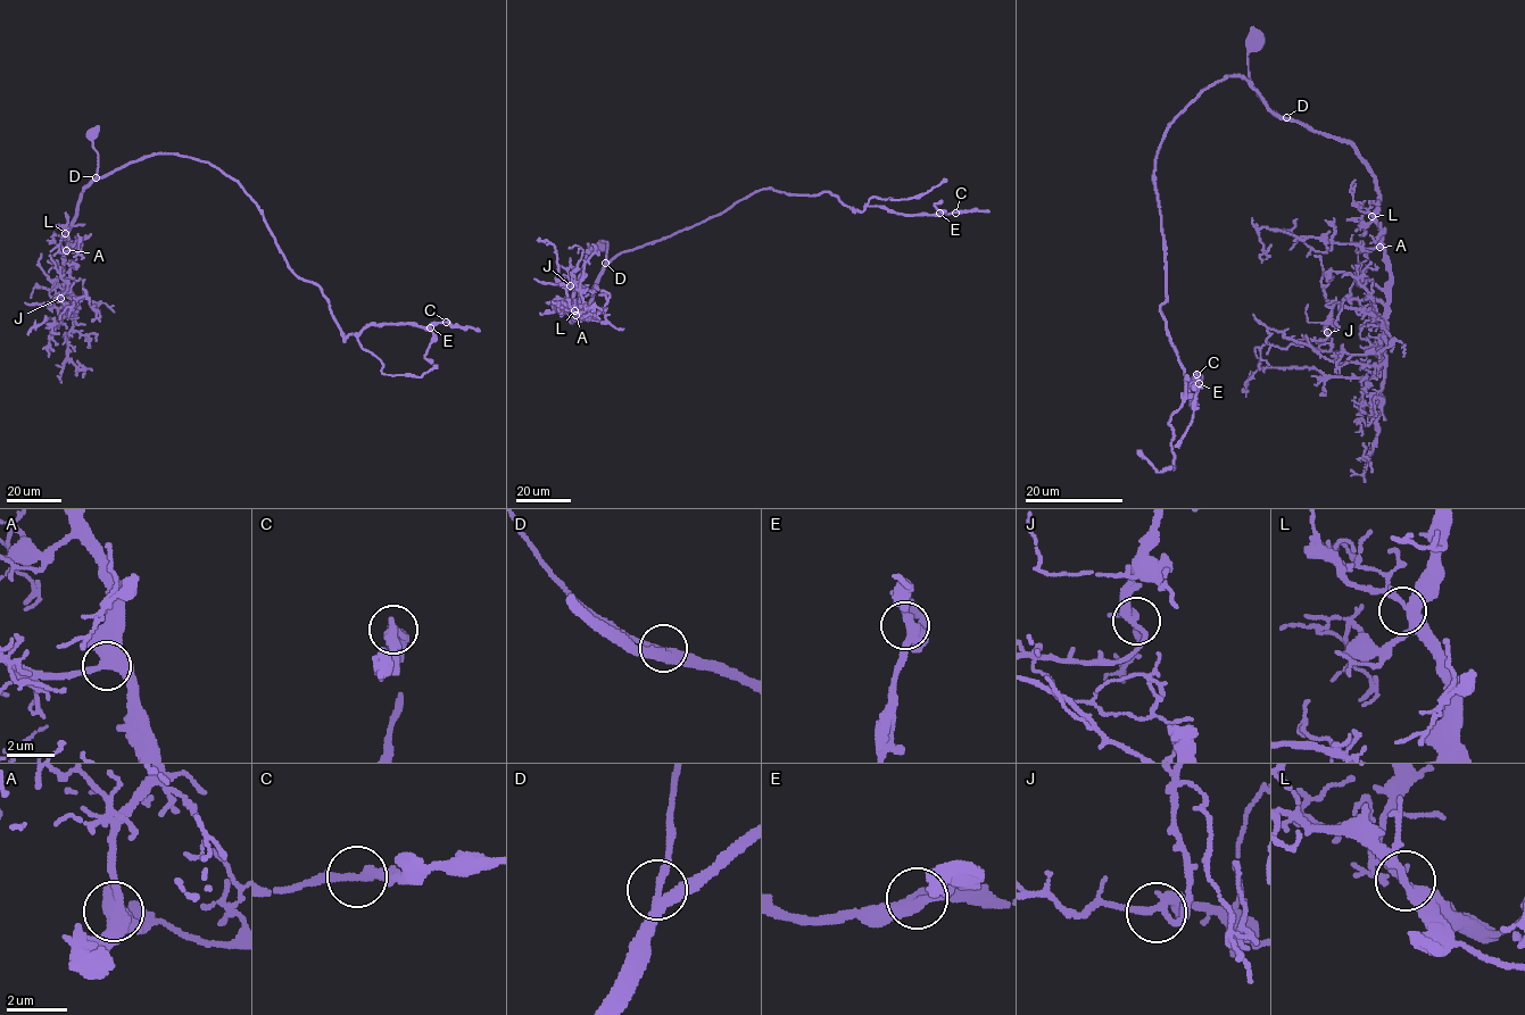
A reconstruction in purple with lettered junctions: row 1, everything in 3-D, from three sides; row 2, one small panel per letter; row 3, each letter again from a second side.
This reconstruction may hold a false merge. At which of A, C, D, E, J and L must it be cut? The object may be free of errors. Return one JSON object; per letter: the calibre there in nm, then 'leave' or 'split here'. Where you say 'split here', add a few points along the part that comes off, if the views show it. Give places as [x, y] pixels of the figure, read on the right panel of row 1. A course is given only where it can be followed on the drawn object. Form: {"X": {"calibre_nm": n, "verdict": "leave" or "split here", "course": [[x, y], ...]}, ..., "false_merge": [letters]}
{"A": {"calibre_nm": 480, "verdict": "leave"}, "C": {"calibre_nm": 320, "verdict": "leave"}, "D": {"calibre_nm": 280, "verdict": "leave"}, "E": {"calibre_nm": 360, "verdict": "leave"}, "J": {"calibre_nm": 240, "verdict": "leave"}, "L": {"calibre_nm": 280, "verdict": "leave"}, "false_merge": []}

